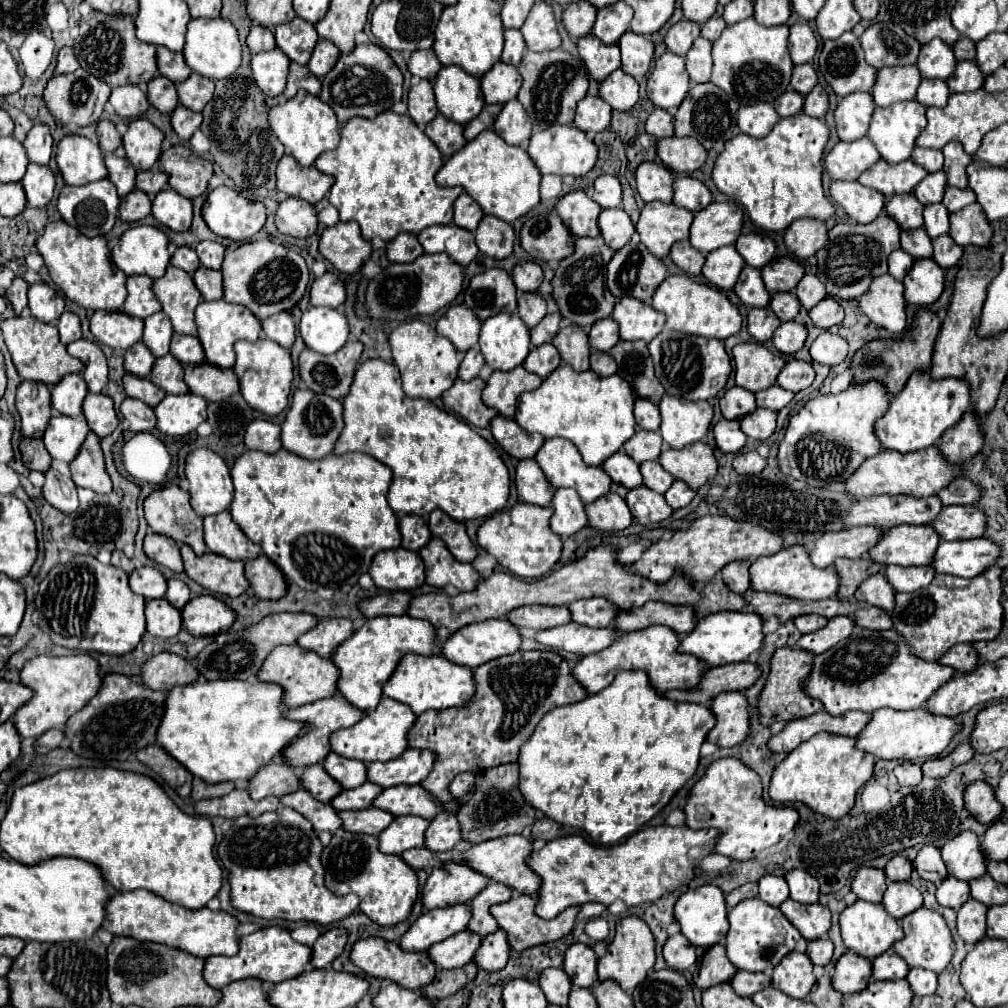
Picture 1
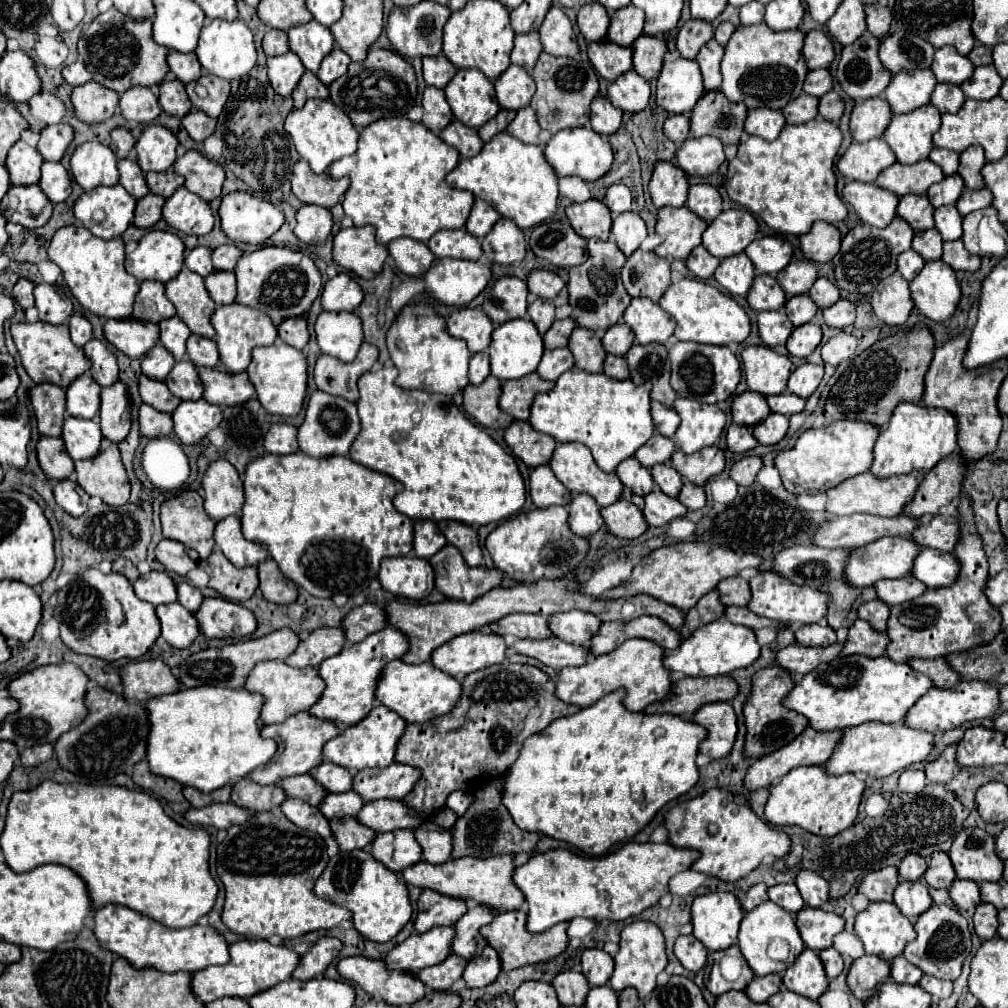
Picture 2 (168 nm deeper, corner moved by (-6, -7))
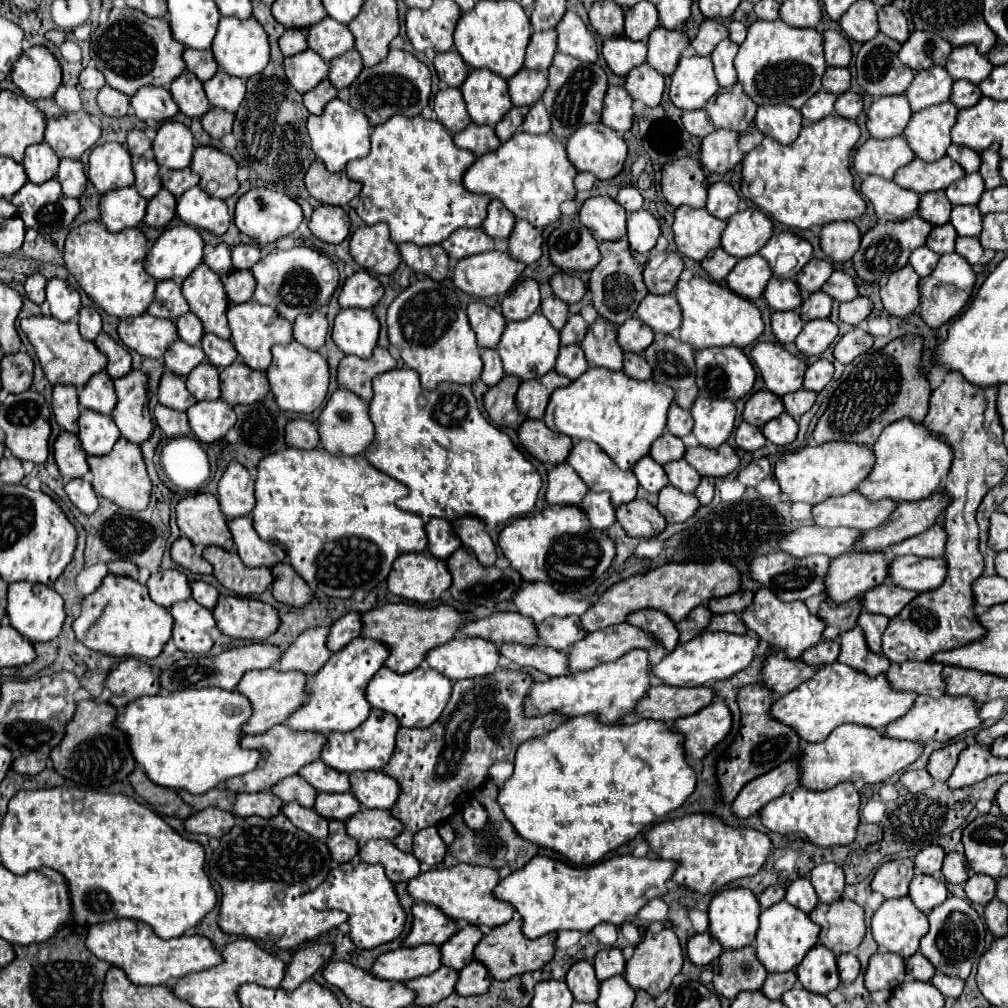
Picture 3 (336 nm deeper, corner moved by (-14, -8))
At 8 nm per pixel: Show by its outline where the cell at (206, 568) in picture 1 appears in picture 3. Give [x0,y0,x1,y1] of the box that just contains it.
[203,547,273,597]

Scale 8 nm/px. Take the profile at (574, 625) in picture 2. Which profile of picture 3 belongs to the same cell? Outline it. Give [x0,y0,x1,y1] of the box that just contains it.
[535,617,587,651]

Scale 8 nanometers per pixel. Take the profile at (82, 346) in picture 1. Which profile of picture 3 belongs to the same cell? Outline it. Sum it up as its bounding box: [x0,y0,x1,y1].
[93,331,131,379]

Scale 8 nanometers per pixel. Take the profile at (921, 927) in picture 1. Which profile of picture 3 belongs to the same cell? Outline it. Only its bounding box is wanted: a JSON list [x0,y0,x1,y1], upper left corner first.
[919,895,985,979]

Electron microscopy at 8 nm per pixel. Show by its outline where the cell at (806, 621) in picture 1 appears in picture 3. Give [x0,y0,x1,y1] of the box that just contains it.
[801,641,839,667]

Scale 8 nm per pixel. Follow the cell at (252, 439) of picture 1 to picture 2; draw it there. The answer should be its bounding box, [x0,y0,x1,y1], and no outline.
[263,424,299,454]

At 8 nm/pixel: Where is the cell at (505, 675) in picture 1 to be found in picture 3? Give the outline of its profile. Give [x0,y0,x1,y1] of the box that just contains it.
[381,669,565,853]

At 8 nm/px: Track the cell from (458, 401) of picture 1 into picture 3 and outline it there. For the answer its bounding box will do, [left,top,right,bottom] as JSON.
[483,375,521,427]

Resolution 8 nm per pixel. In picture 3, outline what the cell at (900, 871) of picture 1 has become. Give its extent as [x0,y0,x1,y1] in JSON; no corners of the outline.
[915,845,945,875]

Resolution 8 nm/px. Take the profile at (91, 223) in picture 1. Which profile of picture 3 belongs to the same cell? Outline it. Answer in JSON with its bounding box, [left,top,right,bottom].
[101,187,147,233]

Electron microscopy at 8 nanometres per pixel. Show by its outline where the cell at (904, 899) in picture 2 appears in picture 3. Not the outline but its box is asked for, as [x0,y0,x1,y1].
[909,871,947,913]

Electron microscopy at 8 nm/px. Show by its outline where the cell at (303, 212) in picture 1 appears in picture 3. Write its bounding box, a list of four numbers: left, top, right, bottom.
[309,205,351,243]

